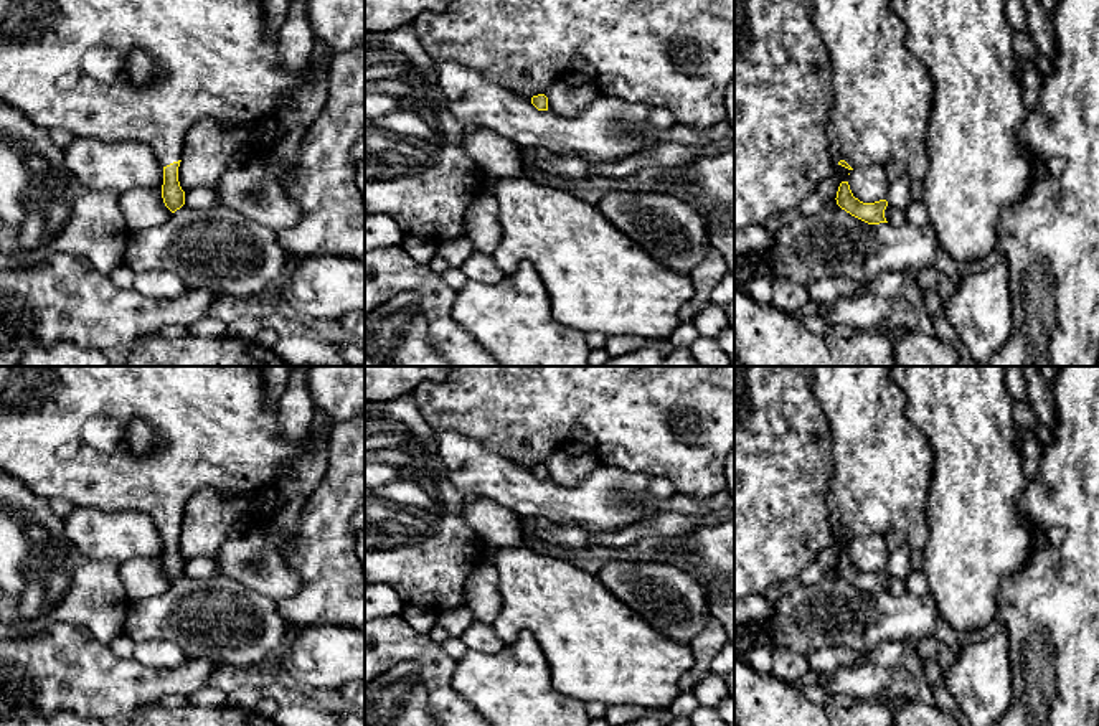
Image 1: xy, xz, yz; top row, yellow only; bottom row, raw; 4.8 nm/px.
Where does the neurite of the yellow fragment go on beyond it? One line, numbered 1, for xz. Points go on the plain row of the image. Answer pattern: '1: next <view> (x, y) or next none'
1: next none

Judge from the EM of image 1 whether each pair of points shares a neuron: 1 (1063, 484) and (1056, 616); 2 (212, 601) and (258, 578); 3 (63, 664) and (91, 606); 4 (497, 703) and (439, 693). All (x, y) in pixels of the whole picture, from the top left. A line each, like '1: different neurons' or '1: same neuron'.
1: same neuron
2: different neurons
3: different neurons
4: different neurons

